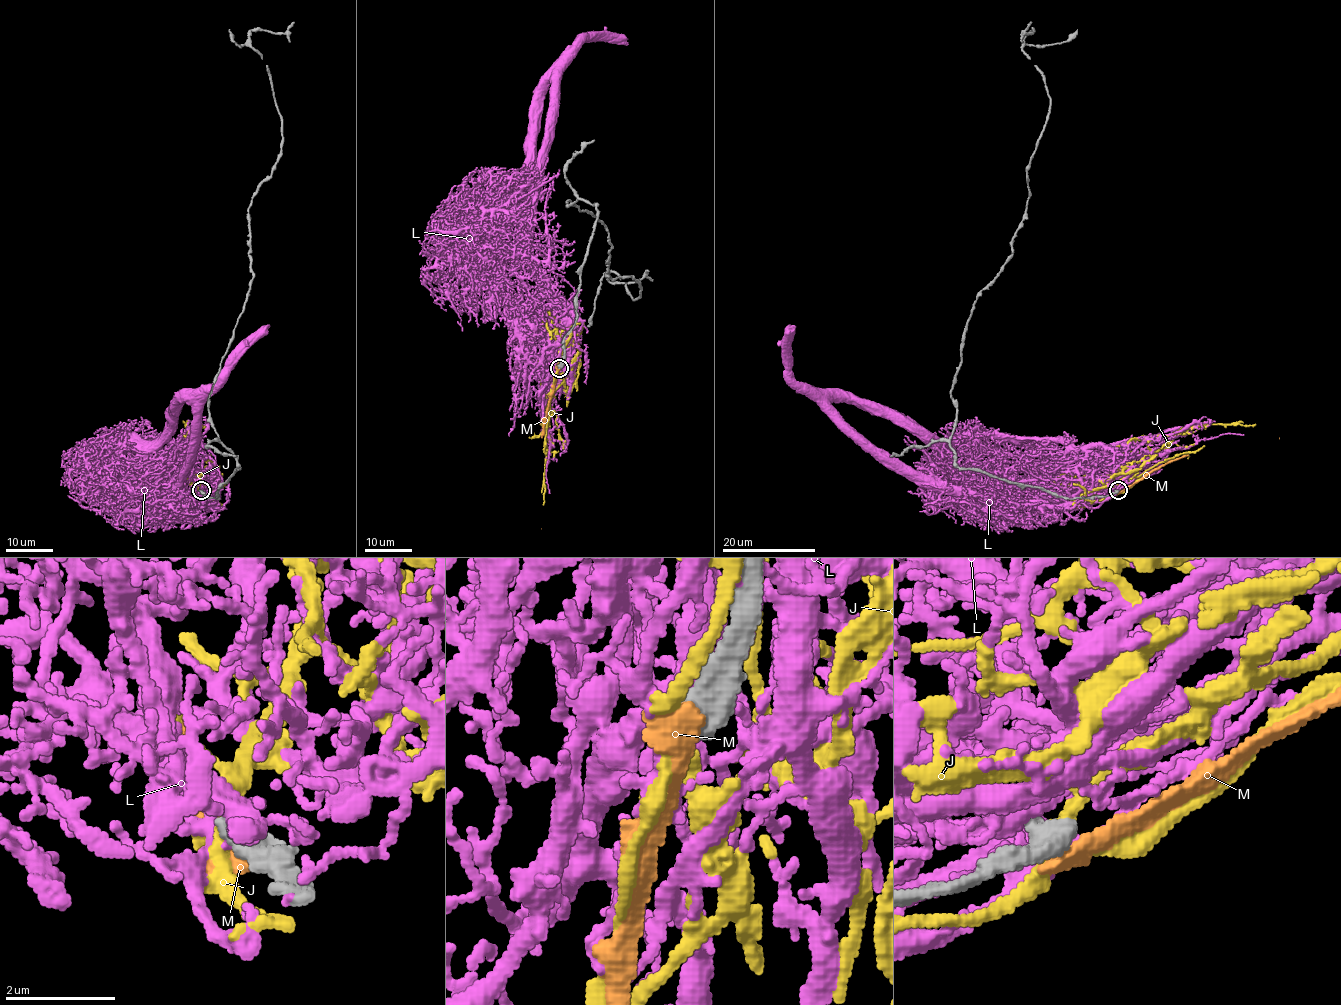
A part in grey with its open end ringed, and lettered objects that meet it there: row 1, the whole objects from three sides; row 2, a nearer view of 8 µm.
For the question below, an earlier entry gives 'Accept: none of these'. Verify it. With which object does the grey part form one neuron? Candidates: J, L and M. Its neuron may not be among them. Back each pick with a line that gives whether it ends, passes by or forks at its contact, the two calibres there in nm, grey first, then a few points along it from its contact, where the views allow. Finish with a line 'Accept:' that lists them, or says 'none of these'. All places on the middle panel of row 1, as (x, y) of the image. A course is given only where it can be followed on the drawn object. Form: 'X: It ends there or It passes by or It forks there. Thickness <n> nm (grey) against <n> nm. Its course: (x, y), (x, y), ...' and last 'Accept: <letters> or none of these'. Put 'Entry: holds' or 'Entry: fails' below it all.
Accept: none of these
Entry: holds

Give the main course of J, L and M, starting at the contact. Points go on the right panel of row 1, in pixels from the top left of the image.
J: (1116, 491), (1183, 452), (1171, 443), (1142, 457), (1128, 446), (1136, 439), (1158, 440), (1208, 423), (1255, 424)
L: (1116, 491), (1094, 491), (1065, 505), (1027, 505), (944, 494), (919, 486), (891, 470), (794, 378), (790, 325)
M: (1118, 492), (1188, 454), (1279, 438)

